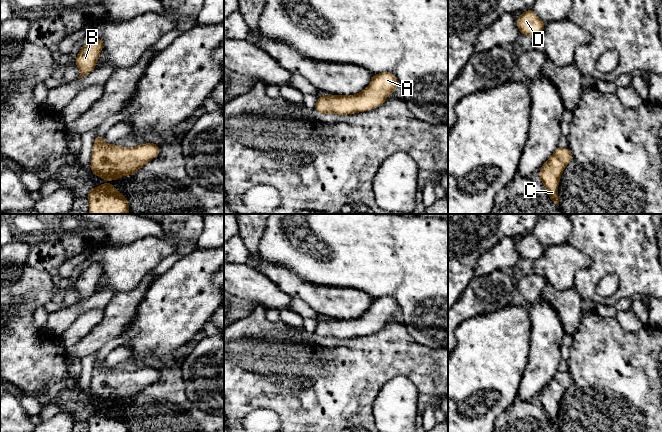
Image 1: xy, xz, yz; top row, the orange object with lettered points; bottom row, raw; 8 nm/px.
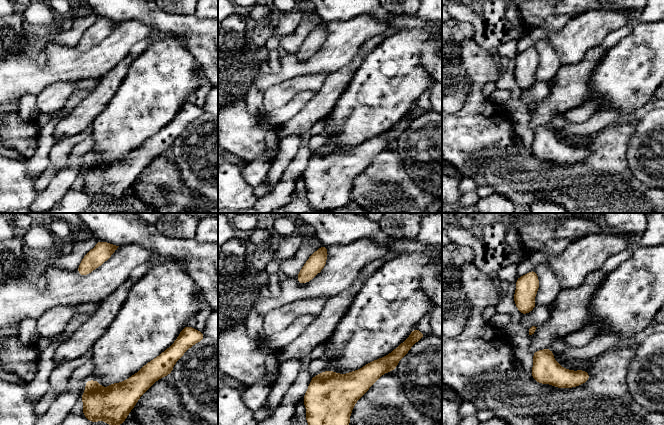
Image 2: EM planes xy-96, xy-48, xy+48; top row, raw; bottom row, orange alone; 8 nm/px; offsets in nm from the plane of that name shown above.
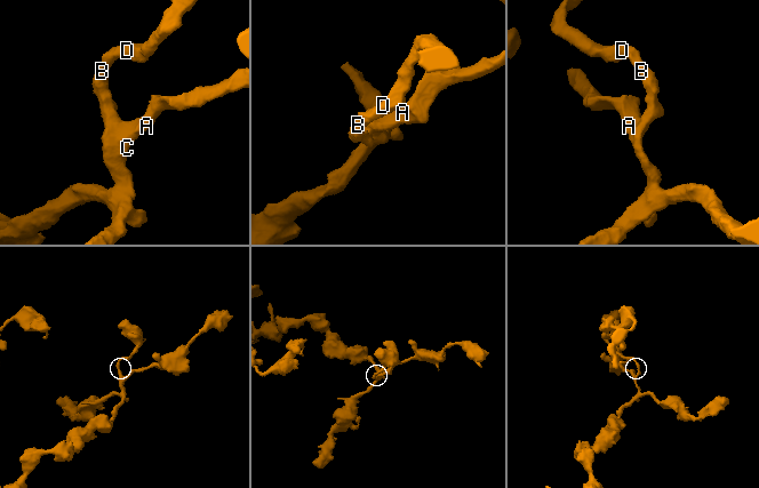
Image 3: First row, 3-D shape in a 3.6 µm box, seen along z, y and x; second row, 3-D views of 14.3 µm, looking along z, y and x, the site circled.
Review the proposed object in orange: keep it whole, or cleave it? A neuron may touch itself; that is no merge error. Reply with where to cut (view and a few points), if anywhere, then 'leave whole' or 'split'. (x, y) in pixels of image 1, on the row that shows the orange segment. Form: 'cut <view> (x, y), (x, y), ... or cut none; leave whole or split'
cut none; leave whole

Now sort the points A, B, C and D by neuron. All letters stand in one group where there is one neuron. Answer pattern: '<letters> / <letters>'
A B C D

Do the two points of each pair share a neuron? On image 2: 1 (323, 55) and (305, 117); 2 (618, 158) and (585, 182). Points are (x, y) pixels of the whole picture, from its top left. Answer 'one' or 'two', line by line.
1: two
2: one

